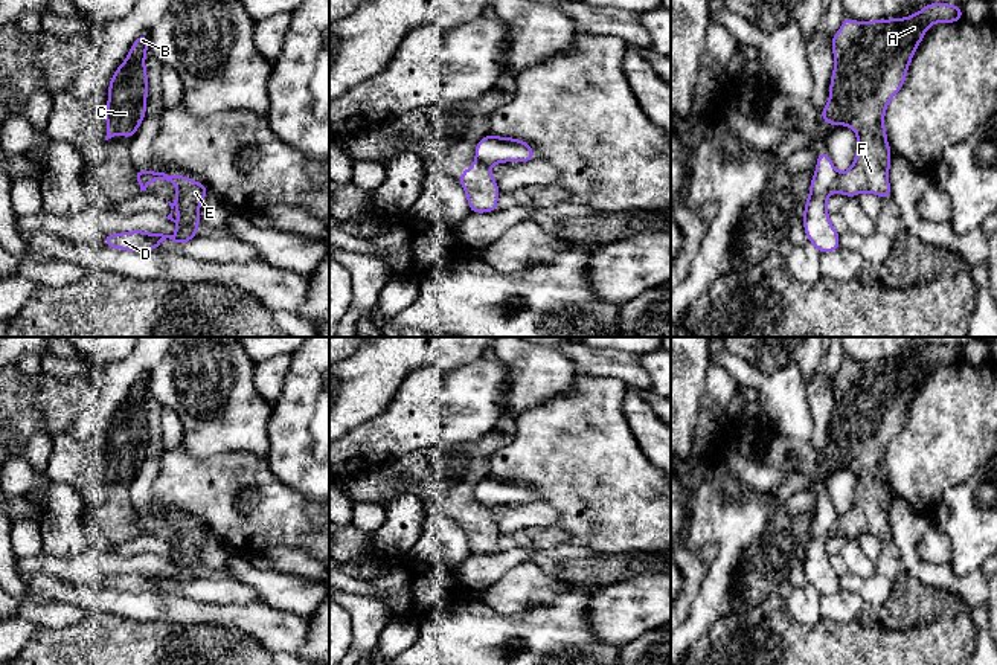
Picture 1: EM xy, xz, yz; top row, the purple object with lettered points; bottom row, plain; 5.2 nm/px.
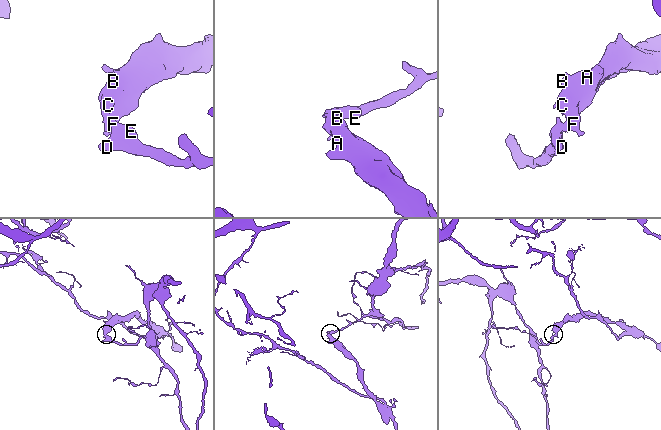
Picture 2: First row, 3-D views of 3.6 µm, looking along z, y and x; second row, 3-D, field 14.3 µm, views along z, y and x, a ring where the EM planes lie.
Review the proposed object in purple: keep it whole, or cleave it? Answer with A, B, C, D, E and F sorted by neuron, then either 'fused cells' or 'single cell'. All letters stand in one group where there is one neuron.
A B C F / D E; fused cells

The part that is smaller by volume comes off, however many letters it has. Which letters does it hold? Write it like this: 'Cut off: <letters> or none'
Cut off: A, B, C, F

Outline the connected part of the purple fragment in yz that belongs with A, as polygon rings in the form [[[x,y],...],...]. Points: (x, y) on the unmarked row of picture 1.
[[[925,345],[924,349],[906,360],[869,361],[860,365],[845,358],[838,374],[831,380],[834,412],[829,424],[829,442],[819,453],[826,470],[834,465],[852,470],[857,476],[857,494],[852,508],[838,516],[835,534],[848,540],[870,534],[881,541],[890,540],[889,511],[892,493],[887,483],[884,456],[887,445],[902,430],[909,406],[933,365],[957,365],[963,351],[951,345]]]

